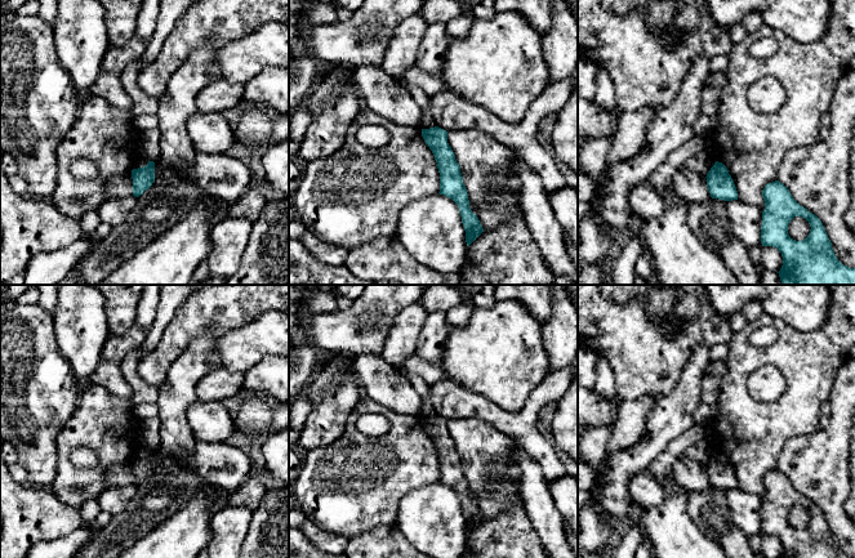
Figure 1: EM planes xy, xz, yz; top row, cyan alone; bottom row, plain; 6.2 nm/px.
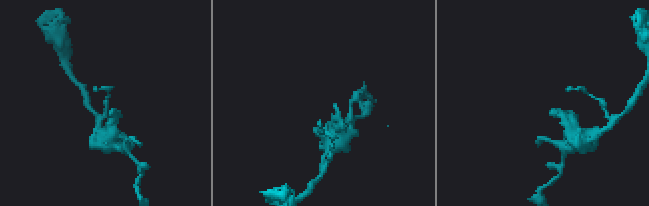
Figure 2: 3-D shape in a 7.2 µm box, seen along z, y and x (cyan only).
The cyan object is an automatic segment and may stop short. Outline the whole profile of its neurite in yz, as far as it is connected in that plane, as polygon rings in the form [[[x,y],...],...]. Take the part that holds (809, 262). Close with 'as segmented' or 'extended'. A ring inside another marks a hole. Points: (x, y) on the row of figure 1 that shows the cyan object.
[[[783,183],[766,184],[762,197],[761,244],[781,253],[783,265],[778,272],[781,285],[855,285],[855,268],[837,259],[820,219],[801,206]],[[794,216],[805,218],[811,227],[802,241],[788,235]]]; as segmented

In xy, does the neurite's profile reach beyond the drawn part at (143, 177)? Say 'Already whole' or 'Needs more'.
Already whole

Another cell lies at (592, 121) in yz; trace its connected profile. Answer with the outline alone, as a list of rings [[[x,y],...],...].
[[[578,98],[578,139],[613,138],[623,111],[602,111],[593,101]]]

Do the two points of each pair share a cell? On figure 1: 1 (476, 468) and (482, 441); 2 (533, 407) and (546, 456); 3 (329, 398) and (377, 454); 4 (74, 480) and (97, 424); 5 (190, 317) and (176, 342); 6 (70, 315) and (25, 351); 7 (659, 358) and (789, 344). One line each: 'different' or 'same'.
1: same
2: same
3: different
4: same
5: same
6: different
7: different

